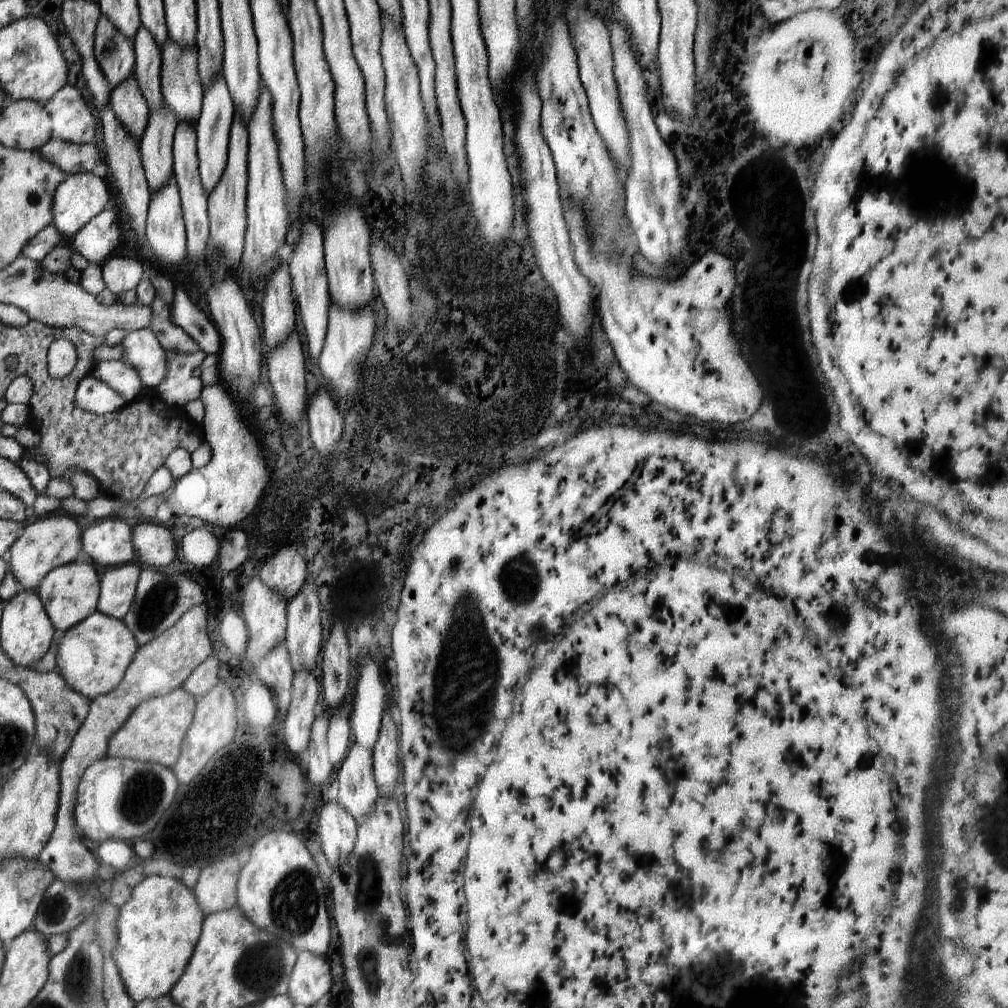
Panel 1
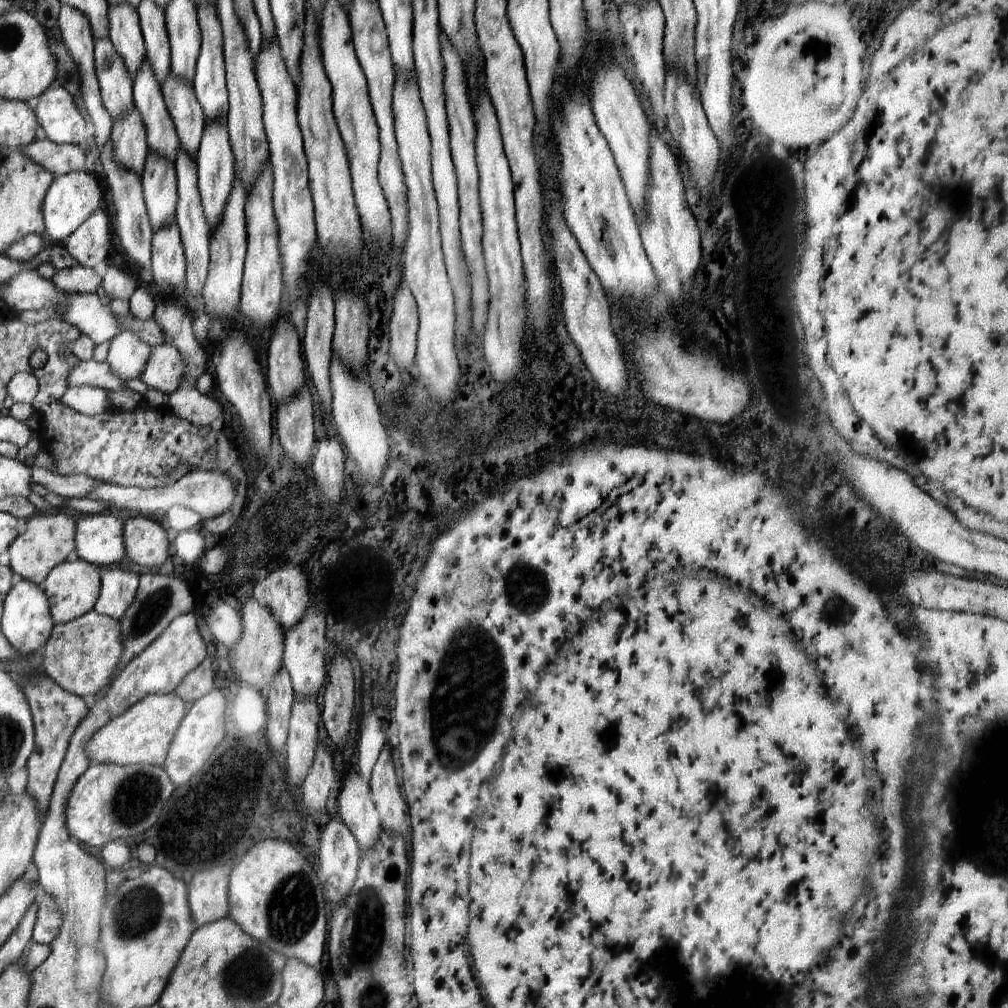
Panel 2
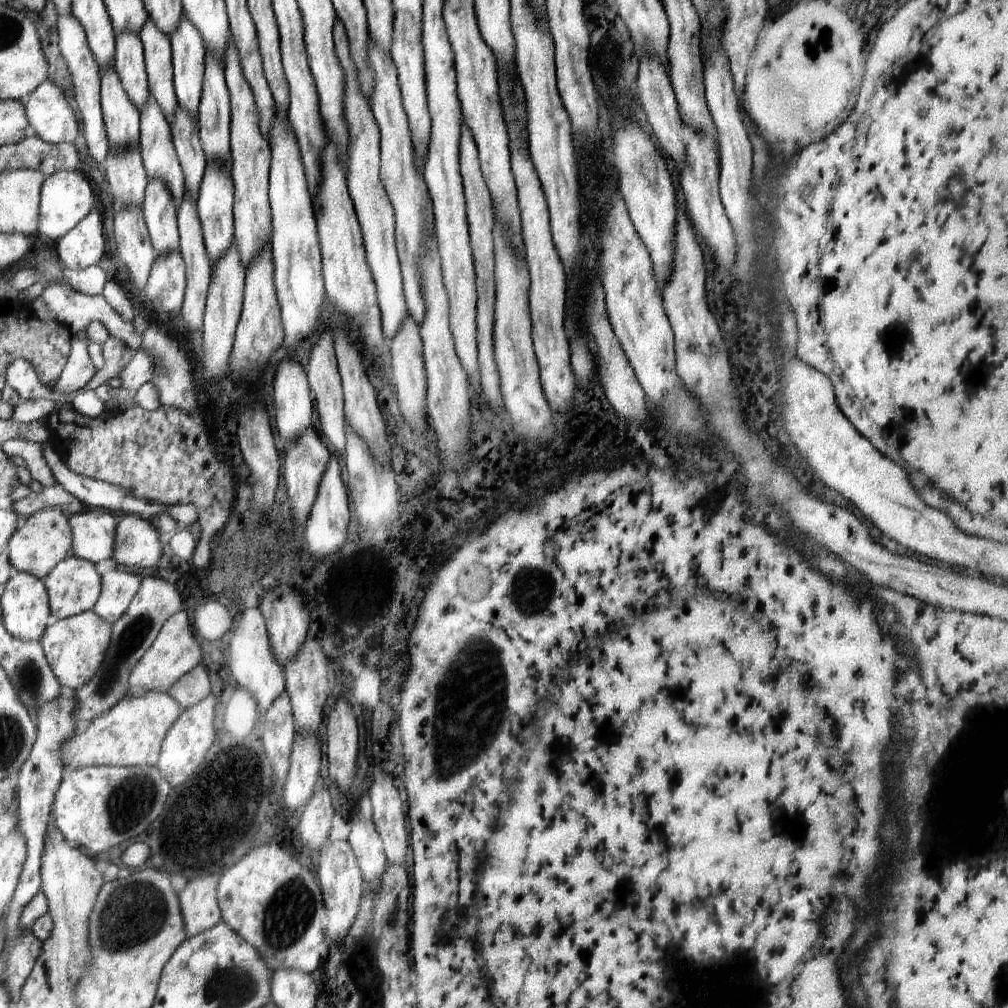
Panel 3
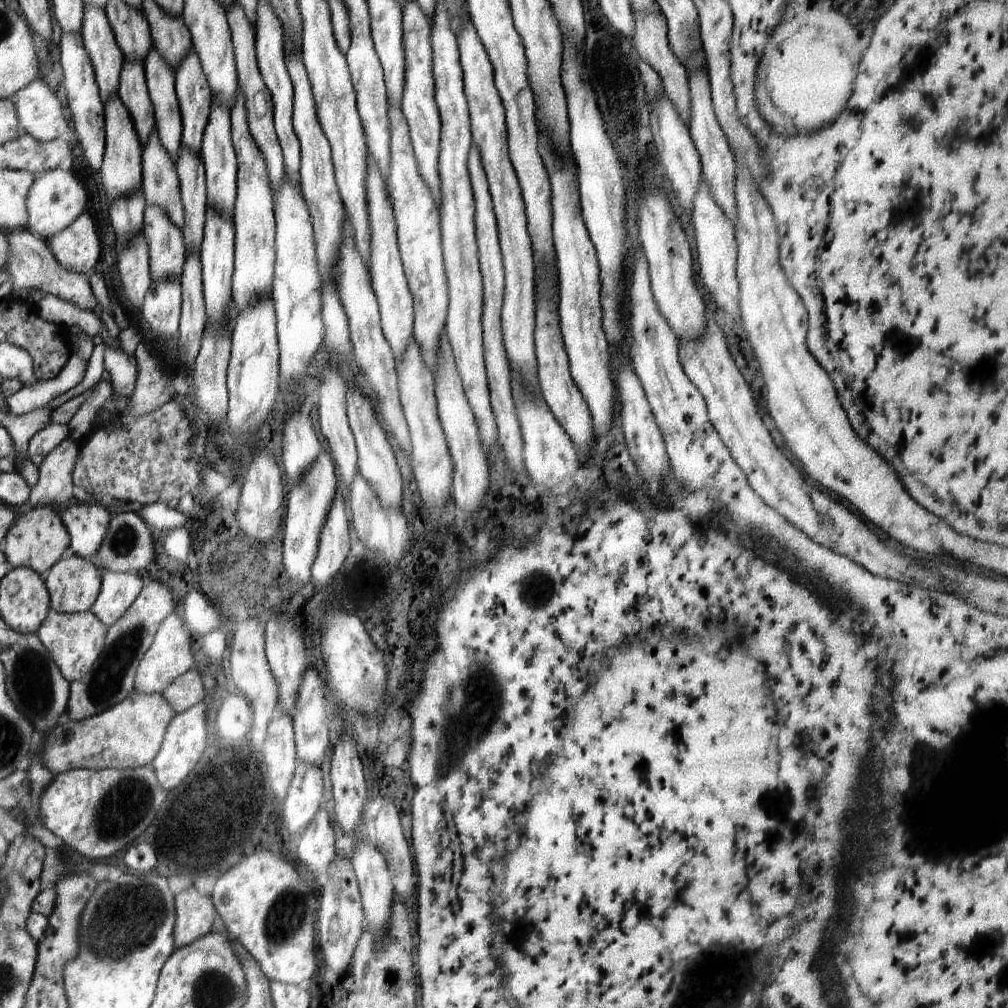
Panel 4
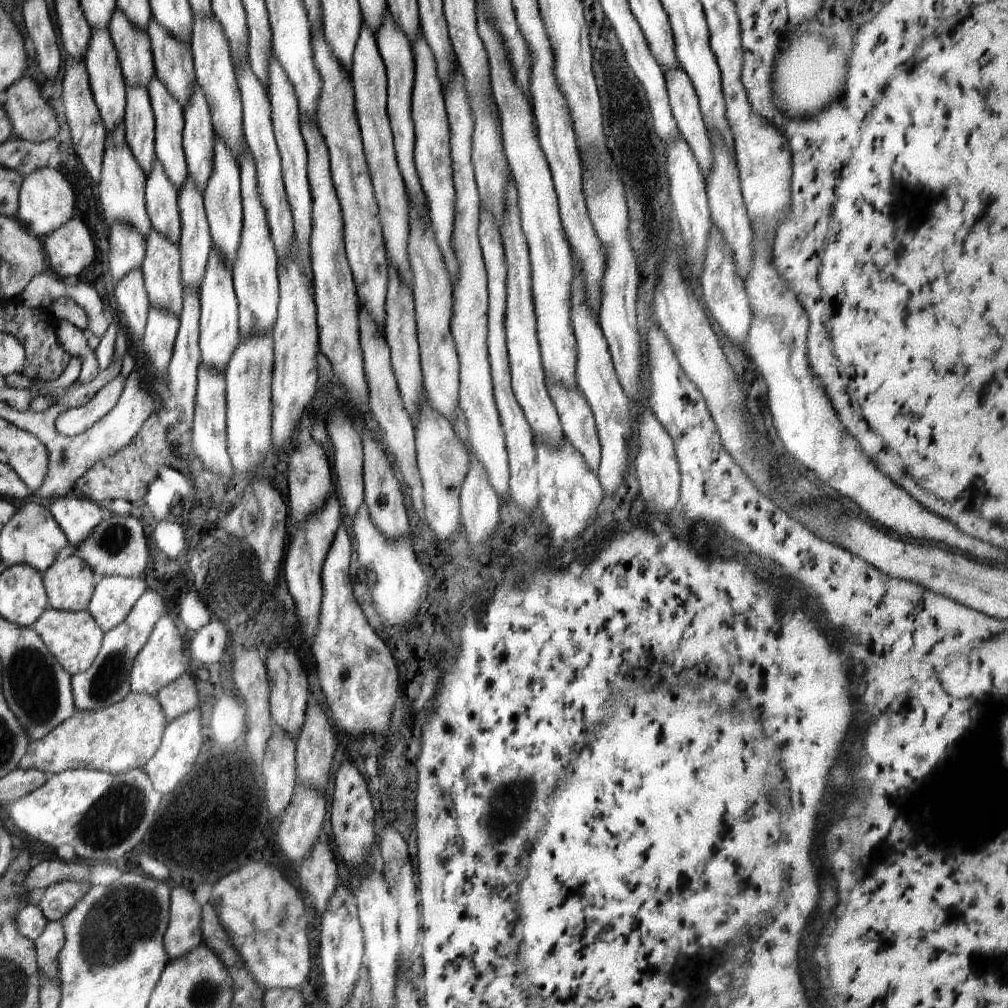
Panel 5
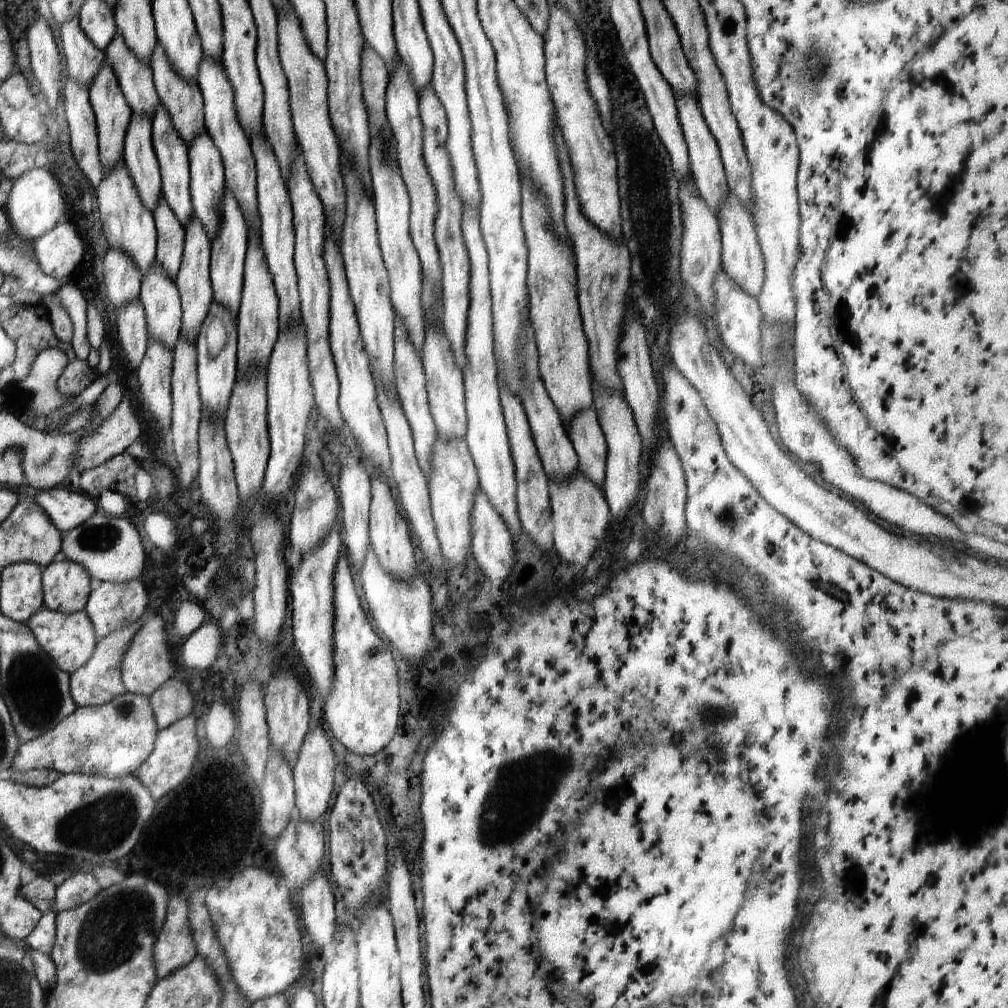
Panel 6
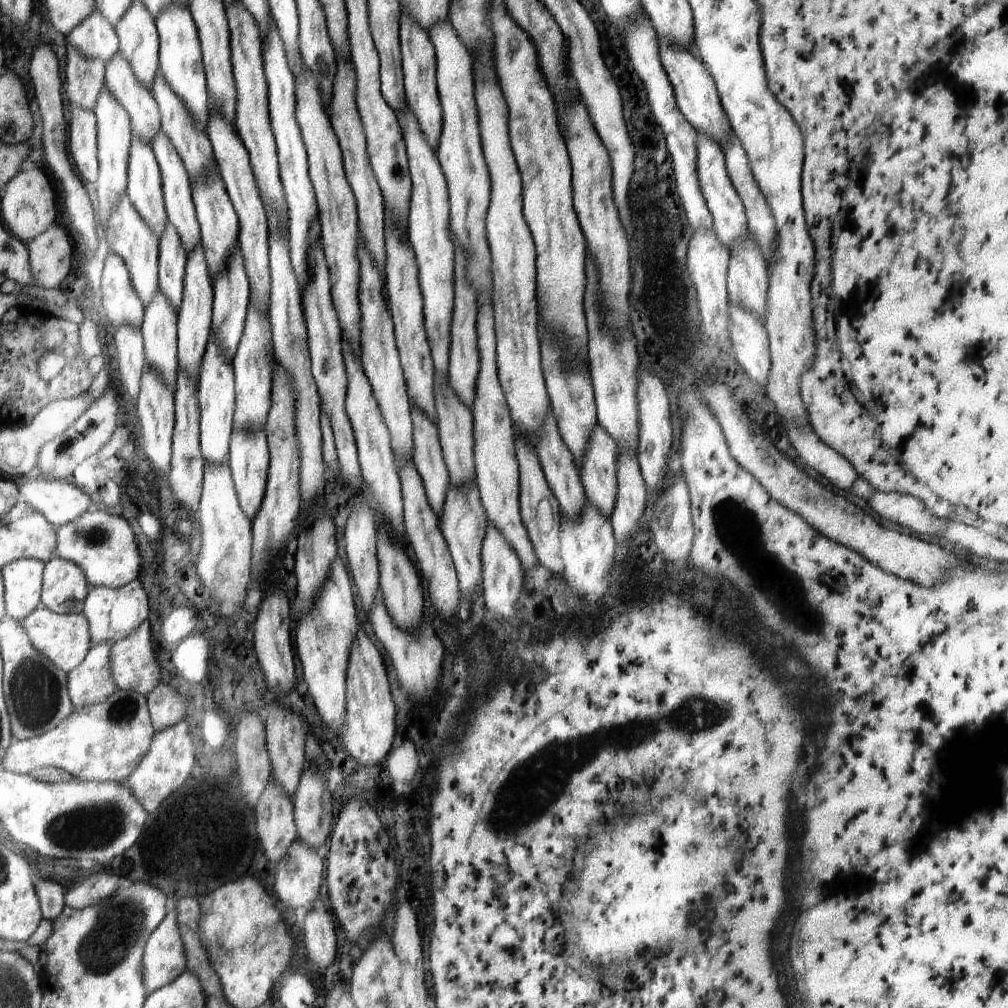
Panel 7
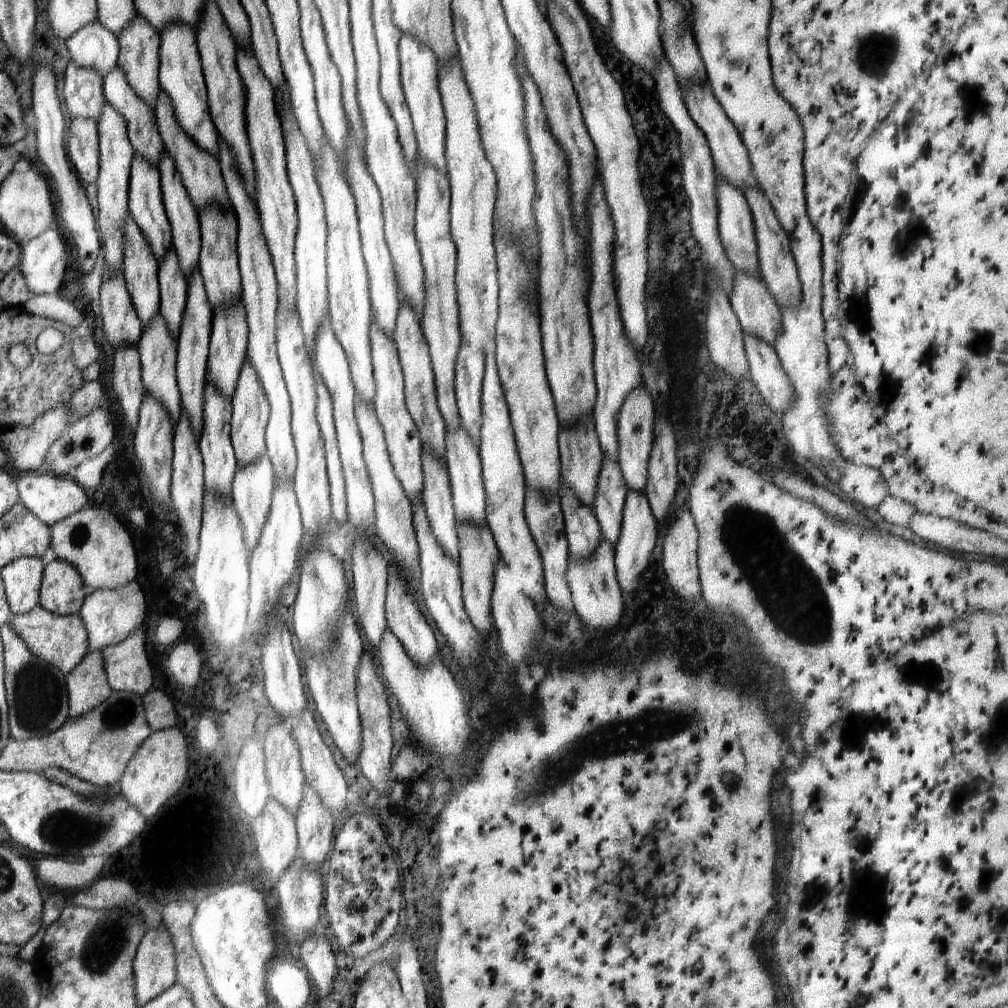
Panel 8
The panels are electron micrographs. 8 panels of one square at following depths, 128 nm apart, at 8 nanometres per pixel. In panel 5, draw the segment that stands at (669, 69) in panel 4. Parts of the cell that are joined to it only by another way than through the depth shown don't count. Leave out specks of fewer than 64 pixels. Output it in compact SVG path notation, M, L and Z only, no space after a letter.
M682 68L663 71L668 87L668 98L676 126L684 140L688 142L692 154L698 160L704 179L712 170L712 140L706 132L706 123L702 116L696 91L690 77Z

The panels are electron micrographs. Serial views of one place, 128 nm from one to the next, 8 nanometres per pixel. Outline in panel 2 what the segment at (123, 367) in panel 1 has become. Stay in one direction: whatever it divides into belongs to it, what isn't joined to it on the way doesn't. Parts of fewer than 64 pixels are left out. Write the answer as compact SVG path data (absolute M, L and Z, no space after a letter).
M79 360L76 366L70 370L68 387L91 386L102 388L108 392L122 392L126 390L126 382L120 380L106 361Z

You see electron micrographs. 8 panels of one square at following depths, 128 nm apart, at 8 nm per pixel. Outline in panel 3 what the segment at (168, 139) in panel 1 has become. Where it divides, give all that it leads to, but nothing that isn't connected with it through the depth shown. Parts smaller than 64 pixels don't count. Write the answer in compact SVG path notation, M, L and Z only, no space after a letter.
M149 180L142 210L150 240L157 256L166 256L180 248L176 202L160 180Z

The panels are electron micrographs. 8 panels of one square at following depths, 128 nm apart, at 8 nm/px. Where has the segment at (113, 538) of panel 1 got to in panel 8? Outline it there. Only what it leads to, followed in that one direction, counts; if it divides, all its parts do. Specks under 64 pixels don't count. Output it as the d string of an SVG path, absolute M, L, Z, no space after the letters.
M43 470L34 473L18 473L18 490L21 491L22 504L28 510L34 510L36 518L42 518L46 526L68 518L70 514L82 510L86 504L84 490L74 484L66 482L58 476L48 476Z

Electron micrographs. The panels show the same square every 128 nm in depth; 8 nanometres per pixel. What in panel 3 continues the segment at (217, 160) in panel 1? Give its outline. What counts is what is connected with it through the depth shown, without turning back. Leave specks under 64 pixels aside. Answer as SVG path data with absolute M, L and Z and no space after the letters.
M212 162L206 164L206 172L200 182L198 190L198 200L196 210L202 226L202 238L206 246L206 254L212 262L212 266L228 252L232 246L232 240L235 239L233 225L233 206L234 206L234 182L232 182L231 168L226 168L224 164Z

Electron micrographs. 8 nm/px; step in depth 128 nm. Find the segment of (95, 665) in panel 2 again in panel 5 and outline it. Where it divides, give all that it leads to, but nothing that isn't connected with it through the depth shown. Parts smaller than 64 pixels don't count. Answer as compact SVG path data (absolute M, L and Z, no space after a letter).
M46 610L40 620L32 627L45 642L45 646L52 652L54 659L70 676L85 672L94 663L94 658L100 651L104 632L100 624L87 611L58 611Z

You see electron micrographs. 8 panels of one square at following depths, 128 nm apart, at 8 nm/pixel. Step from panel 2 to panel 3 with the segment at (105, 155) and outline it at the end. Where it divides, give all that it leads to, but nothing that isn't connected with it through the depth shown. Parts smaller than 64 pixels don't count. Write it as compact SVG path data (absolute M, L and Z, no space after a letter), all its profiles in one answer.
M141 206L115 210L114 240L121 263L139 289L144 289L157 254L152 246Z

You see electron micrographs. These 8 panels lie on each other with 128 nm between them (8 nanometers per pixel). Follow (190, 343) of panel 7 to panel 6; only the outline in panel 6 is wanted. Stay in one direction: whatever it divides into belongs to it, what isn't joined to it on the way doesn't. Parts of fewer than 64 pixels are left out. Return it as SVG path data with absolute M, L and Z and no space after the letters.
M192 216L192 220L185 227L184 250L182 254L182 262L180 270L176 274L175 284L179 290L179 296L182 306L182 324L181 334L184 338L188 338L190 342L196 343L198 336L198 328L204 322L208 308L214 300L211 278L210 278L210 259L211 259L211 242L208 240L208 234L202 226L202 222Z

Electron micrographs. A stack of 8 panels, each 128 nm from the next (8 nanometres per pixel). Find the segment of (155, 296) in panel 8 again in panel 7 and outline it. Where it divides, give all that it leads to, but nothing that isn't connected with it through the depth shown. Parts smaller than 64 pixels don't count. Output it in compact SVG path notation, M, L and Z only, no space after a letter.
M127 193L122 196L118 208L110 214L108 226L103 226L108 243L113 246L111 250L114 254L118 255L126 264L126 268L130 274L130 282L132 288L136 292L136 296L140 298L142 306L146 308L154 299L154 296L159 292L159 284L157 279L158 274L158 252L159 252L159 239L157 235L150 230L150 226L142 220L142 217L134 206L130 204Z

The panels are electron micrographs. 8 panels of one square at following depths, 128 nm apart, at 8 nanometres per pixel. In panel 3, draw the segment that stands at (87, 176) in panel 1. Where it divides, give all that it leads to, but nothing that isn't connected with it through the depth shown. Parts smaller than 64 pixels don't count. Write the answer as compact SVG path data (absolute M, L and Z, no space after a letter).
M74 169L48 175L41 188L37 235L48 236L52 240L64 237L78 222L89 216L88 212L91 211L92 204L94 204L94 196L82 172L76 172Z

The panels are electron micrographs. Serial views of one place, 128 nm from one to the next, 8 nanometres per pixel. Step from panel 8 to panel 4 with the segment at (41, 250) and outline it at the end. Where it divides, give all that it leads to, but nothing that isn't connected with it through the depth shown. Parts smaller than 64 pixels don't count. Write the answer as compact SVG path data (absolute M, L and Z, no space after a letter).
M81 214L72 225L52 237L49 249L62 268L88 275L100 258L98 234L90 214Z

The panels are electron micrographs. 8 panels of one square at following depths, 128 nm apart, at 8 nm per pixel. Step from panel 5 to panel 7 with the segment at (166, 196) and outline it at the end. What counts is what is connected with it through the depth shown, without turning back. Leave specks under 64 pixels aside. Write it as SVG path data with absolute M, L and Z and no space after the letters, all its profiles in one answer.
M166 222L166 230L159 239L158 252L158 284L168 302L174 308L180 308L184 290L184 276L187 253L182 248L180 236L170 222Z

